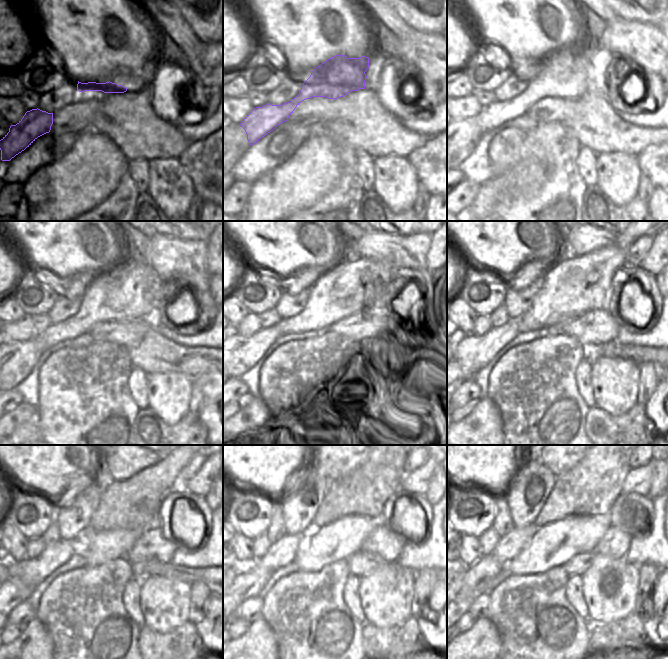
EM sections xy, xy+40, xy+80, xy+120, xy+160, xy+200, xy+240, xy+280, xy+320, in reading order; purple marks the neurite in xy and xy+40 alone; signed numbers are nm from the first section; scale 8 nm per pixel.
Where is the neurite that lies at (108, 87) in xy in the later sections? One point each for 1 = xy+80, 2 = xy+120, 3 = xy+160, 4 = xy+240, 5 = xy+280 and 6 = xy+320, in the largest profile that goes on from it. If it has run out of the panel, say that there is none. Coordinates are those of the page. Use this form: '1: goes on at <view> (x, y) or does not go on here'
1: goes on at xy+80 (565, 74)
2: goes on at xy+120 (120, 296)
3: goes on at xy+160 (344, 294)
4: goes on at xy+240 (134, 503)
5: goes on at xy+280 (364, 491)
6: goes on at xy+320 (594, 484)

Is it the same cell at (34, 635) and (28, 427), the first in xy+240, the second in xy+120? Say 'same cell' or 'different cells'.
same cell

